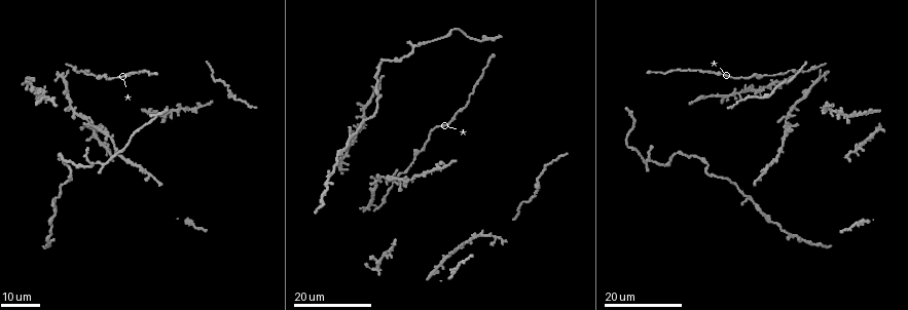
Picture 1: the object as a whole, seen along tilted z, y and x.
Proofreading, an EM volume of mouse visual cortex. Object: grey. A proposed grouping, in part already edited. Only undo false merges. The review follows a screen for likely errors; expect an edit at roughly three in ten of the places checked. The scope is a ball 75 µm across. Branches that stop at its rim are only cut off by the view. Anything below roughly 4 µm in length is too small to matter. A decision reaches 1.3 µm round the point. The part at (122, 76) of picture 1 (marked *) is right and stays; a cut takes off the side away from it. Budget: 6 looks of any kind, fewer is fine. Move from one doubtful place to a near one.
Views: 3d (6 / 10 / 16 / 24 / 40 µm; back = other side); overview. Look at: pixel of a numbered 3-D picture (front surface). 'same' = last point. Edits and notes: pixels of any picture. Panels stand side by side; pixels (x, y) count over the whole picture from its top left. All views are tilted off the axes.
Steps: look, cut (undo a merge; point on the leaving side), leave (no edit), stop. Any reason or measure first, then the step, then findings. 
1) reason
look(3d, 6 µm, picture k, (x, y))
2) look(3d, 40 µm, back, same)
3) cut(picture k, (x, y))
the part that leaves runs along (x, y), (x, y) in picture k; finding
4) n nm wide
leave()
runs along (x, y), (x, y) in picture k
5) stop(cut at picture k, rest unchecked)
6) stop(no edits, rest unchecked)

two arms in line, one across
look(3d, 24 µm, picture 1, (392, 187))

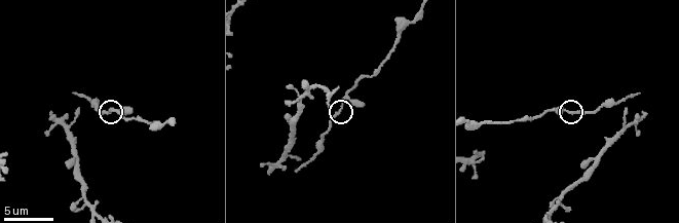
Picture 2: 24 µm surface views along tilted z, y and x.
look(3d, 6 µm, picture 2, (340, 105))

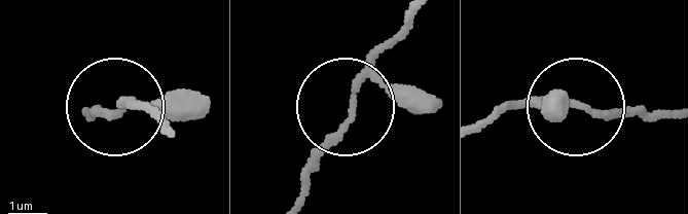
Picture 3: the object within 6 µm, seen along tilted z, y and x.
140 nm wide
leave()
runs along (422, 9), (354, 98), (300, 197) in picture 3; continuous, no second neuron

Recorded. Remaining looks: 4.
four-way junction
look(3d, 16 µm, picture 2, (561, 198))

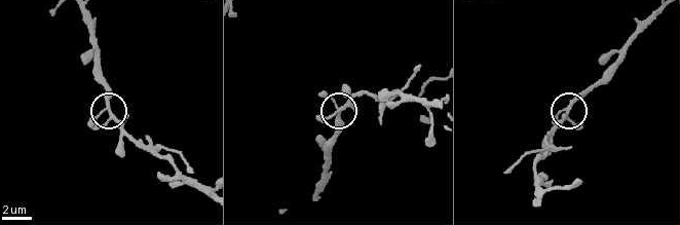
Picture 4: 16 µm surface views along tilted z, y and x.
4 arms
leave()
runs along (84, 13), (95, 73), (107, 106), (136, 142) in picture 4; continuous, no second neuron

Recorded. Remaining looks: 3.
look(3d, 24 µm, picture 1, (848, 156))

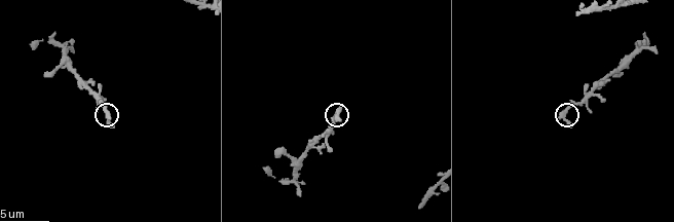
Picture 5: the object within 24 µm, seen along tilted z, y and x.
look(3d, 10 µm, picture 5, (108, 115))

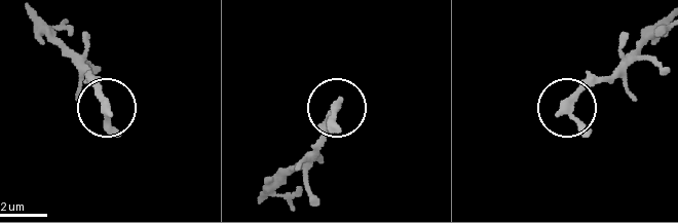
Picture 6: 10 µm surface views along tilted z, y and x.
leave()
continuous, no second neuron

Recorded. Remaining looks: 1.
stop(no edits, rest unchecked)

